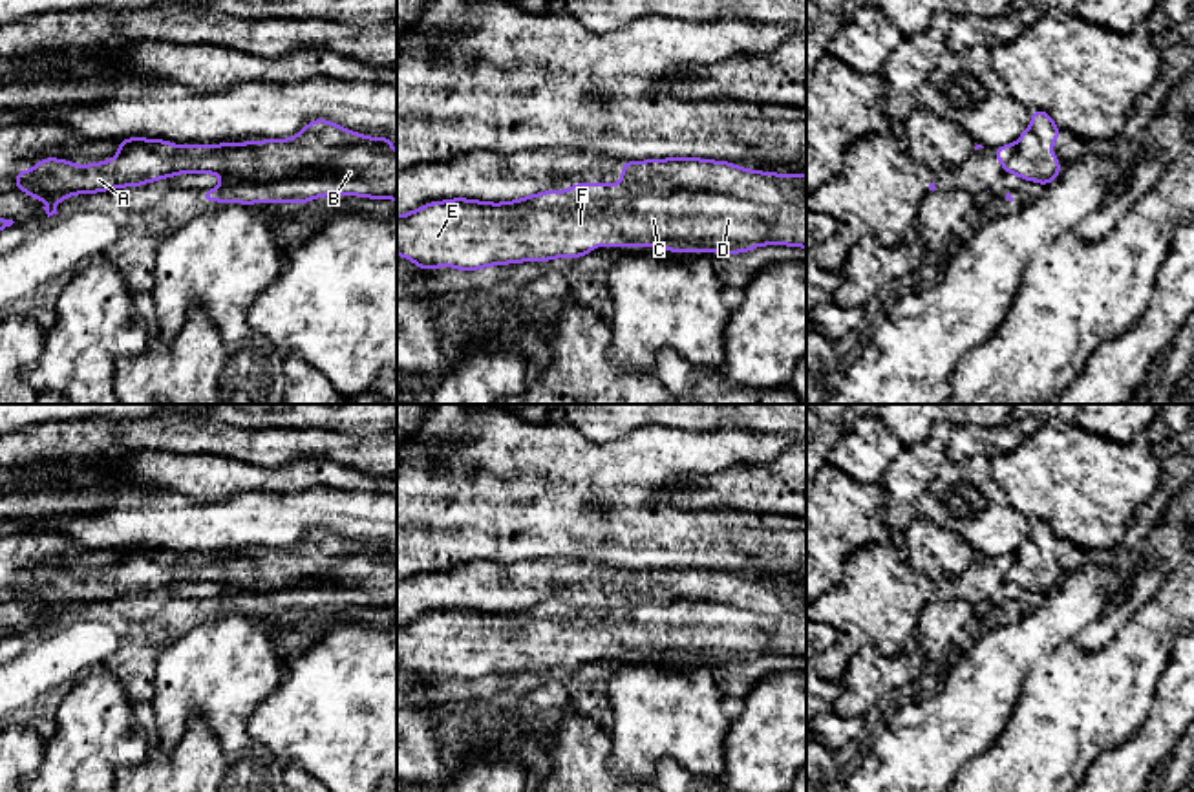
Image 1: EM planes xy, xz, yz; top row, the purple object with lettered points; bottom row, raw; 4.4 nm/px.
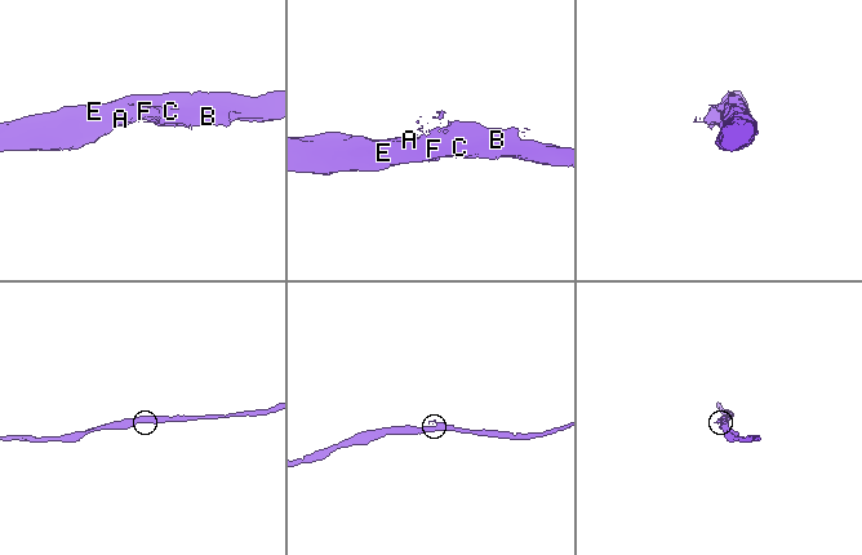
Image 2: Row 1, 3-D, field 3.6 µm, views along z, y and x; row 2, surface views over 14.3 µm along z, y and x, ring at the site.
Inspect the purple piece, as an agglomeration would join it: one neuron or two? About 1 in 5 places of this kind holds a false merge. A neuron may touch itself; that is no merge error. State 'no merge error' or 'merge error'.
merge error

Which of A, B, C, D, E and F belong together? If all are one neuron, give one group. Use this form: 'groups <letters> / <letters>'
groups A C D E F / B

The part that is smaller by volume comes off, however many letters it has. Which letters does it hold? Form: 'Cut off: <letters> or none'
Cut off: B

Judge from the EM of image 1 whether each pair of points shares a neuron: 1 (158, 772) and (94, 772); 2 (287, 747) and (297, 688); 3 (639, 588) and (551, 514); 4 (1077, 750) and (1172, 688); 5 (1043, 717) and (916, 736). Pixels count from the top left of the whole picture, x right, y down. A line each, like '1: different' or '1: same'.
1: different
2: same
3: different
4: different
5: different

